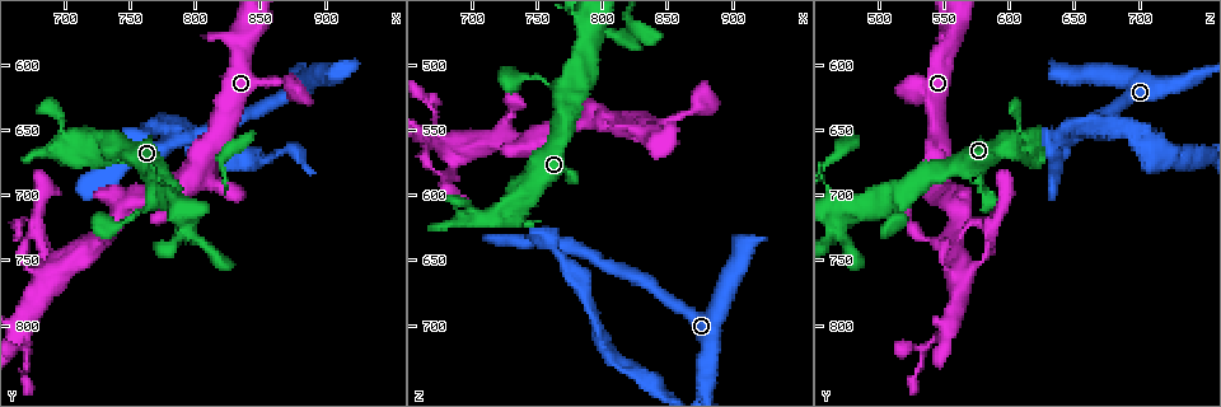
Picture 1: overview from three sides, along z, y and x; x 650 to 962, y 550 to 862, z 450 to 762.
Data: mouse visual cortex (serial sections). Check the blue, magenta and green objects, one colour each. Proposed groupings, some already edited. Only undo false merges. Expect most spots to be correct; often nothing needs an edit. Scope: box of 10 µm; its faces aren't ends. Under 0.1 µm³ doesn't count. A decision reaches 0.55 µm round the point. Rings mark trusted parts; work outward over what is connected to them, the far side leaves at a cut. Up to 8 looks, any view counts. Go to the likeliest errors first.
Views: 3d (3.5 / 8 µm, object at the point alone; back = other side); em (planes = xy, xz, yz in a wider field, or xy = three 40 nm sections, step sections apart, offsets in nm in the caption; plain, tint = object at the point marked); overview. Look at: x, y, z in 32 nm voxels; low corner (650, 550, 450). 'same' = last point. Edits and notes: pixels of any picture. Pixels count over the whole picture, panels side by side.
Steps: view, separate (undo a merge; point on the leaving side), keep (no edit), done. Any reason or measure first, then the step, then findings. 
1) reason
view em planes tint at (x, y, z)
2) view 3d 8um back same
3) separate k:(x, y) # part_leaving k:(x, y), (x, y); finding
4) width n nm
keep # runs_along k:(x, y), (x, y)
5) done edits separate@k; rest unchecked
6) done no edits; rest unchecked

thick turns thin
view 3d 8um at (682, 738, 584)

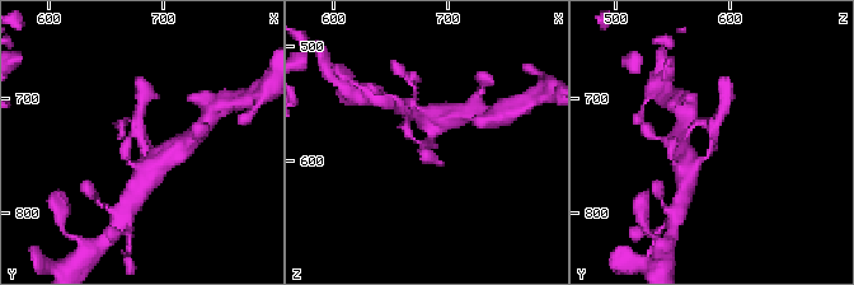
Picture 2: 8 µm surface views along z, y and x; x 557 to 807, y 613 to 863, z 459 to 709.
view em planes tint same

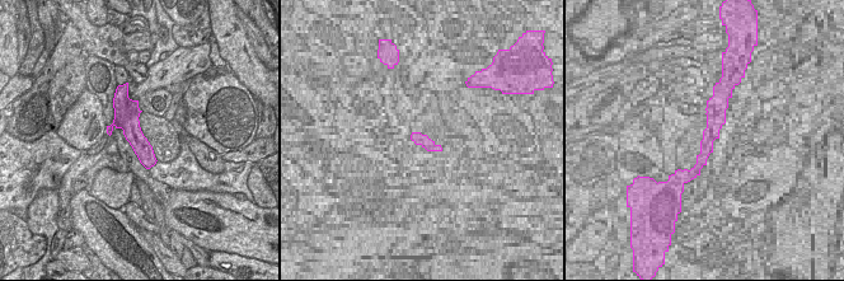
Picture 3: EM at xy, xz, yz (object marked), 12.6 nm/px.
keep # runs_along 2:(686, 168), (711, 153), (725, 107); one cell here

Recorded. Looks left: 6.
abrupt turn
view 3d 3.5um at (670, 812, 542)

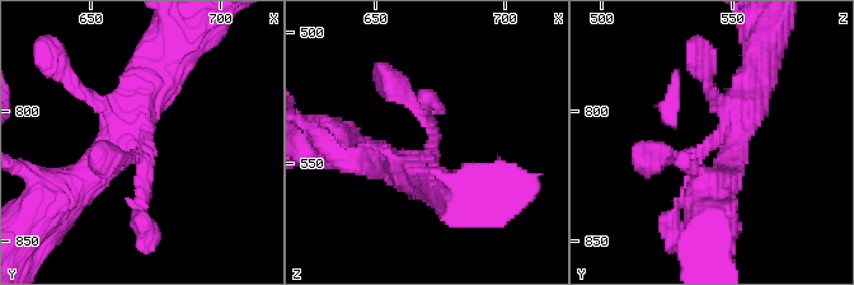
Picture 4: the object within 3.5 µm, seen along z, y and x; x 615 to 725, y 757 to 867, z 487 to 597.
view em xy step 1 tint at (671, 809, 542)

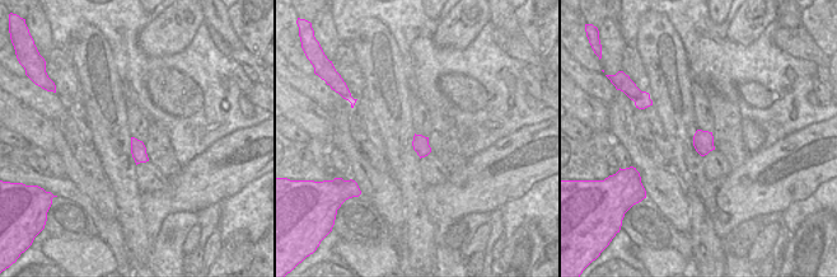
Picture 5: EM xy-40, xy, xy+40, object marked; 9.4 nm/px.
width 150 nm
keep # runs_along 4:(756, 79), (694, 160), (656, 157); one cell here

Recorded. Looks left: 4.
calibre changes
view 3d 3.5um at (864, 614, 538)

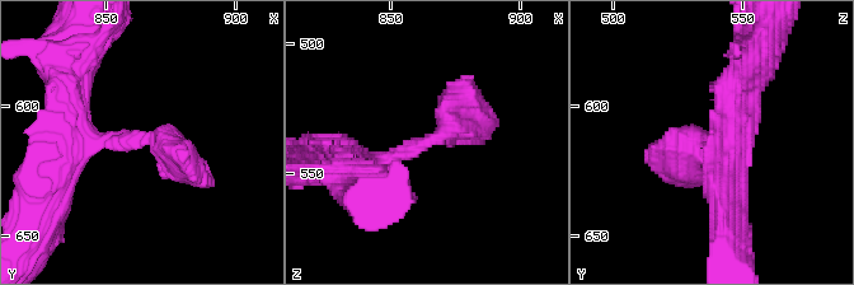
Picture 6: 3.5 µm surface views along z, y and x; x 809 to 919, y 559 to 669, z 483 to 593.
view em xy step 2 tint at (865, 612, 538)

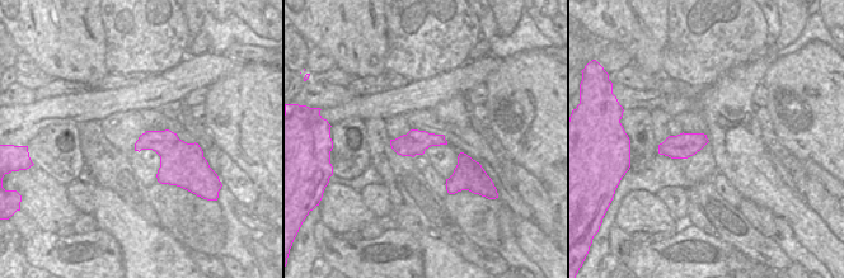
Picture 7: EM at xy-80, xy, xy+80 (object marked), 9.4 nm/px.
keep # runs_along 6:(352, 162), (458, 126), (469, 80); continuous, no second cell

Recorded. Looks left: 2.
done no edits; rest unchecked

